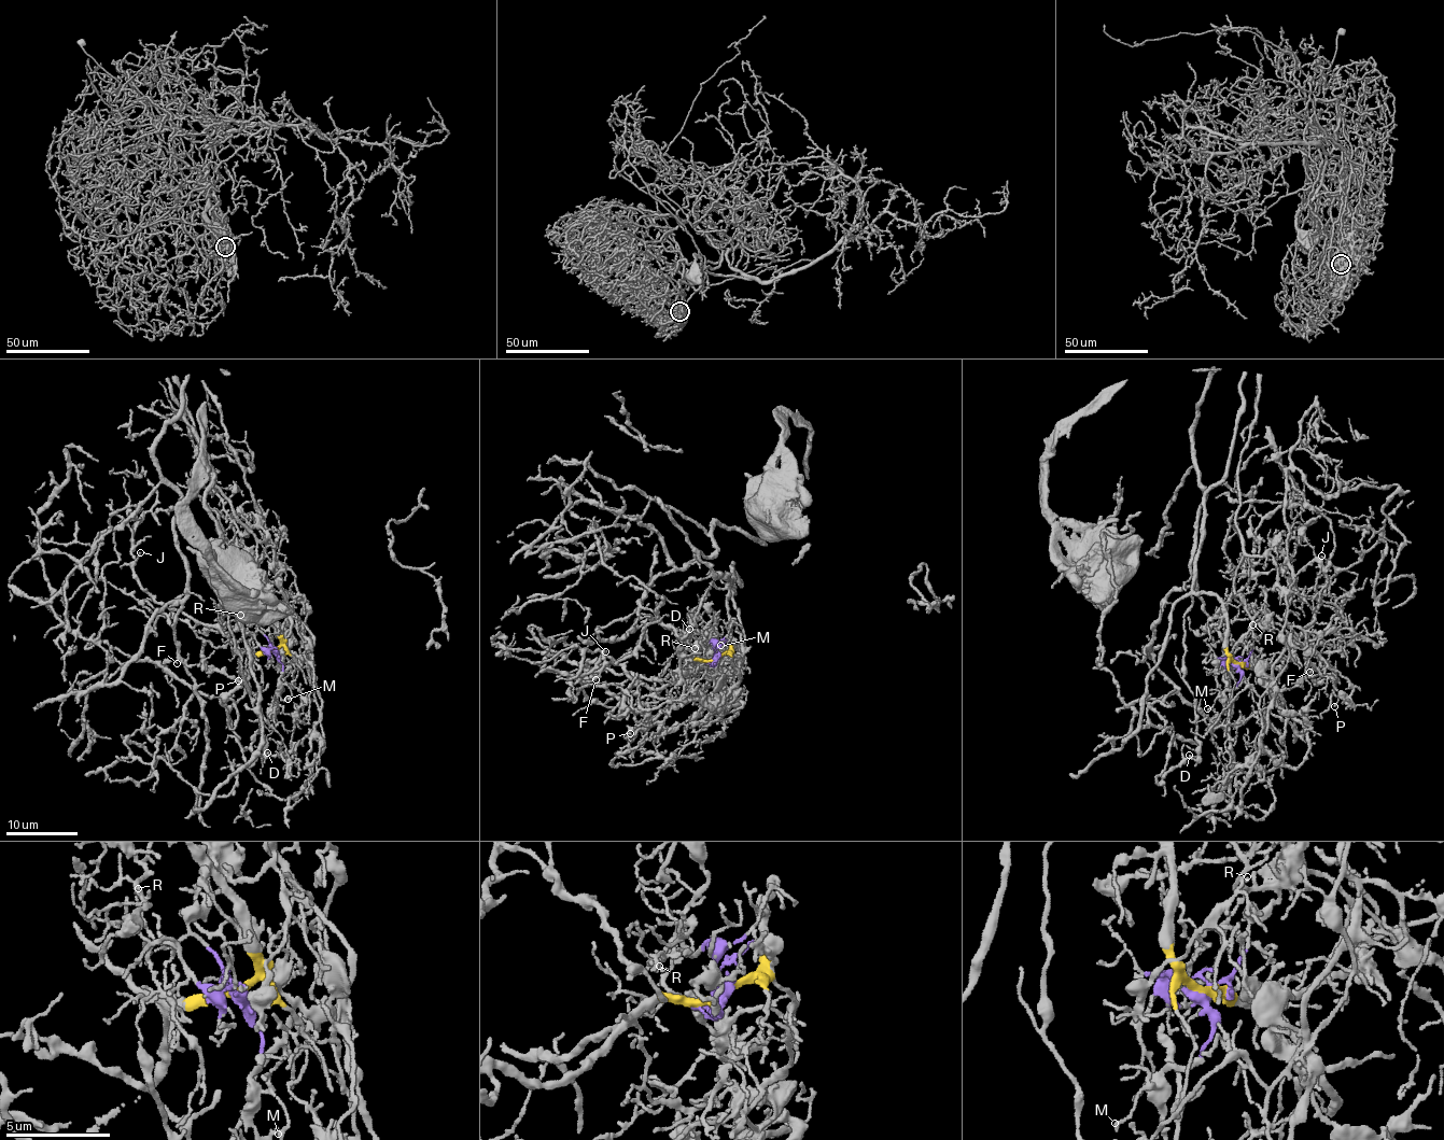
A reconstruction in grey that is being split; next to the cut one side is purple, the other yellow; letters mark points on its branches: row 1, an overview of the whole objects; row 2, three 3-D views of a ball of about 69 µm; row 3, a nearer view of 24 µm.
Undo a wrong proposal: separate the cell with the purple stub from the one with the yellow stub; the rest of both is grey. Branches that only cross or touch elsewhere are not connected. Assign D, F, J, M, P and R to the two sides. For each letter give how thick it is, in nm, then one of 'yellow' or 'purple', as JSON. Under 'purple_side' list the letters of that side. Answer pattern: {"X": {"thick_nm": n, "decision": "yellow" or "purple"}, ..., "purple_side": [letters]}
{"D": {"thick_nm": 190, "decision": "yellow"}, "F": {"thick_nm": 140, "decision": "yellow"}, "J": {"thick_nm": 130, "decision": "yellow"}, "M": {"thick_nm": 180, "decision": "purple"}, "P": {"thick_nm": 140, "decision": "purple"}, "R": {"thick_nm": 60, "decision": "purple"}, "purple_side": ["M", "P", "R"]}

